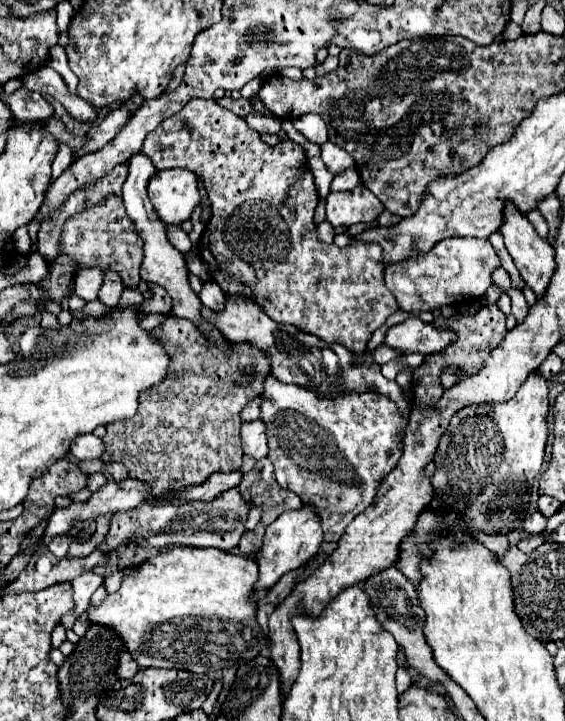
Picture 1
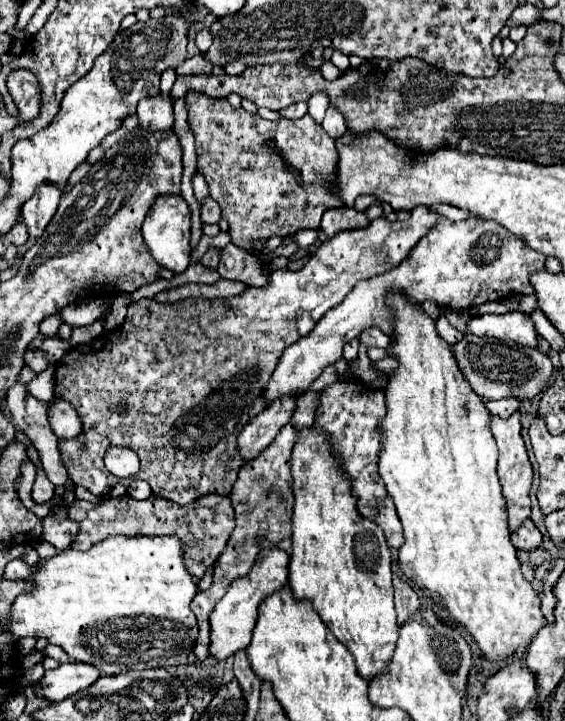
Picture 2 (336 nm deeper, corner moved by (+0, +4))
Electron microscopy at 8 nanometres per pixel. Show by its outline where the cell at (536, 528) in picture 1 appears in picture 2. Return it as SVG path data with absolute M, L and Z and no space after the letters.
M527 518L517 530L511 532L511 542L517 550L523 552L533 552L541 546L541 532L537 530L537 526Z

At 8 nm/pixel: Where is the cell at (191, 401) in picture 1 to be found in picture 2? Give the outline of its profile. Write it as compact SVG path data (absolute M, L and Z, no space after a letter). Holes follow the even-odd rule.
M417 206L409 220L407 222L389 222L385 218L375 218L367 228L359 228L359 230L347 230L347 232L339 232L335 234L333 238L329 238L327 242L321 242L319 250L315 252L315 256L311 256L307 260L307 264L293 272L293 270L287 270L287 268L279 268L275 270L267 284L265 286L247 286L245 292L241 292L239 296L231 296L231 298L215 298L215 300L207 300L207 298L187 298L187 300L179 300L179 302L173 302L173 304L159 304L151 298L143 298L135 304L129 306L127 310L127 318L125 322L115 328L115 330L107 330L103 332L99 338L95 338L95 342L89 342L87 346L75 346L71 348L57 364L55 364L55 396L61 396L65 400L69 400L77 412L79 412L79 418L83 422L83 430L79 434L79 438L73 438L73 440L59 440L59 450L61 450L61 456L63 456L63 462L67 466L67 472L71 474L73 482L77 486L83 486L87 488L89 492L97 494L97 496L103 496L103 494L109 494L109 490L117 484L117 478L111 474L111 472L105 472L105 464L103 464L103 456L107 452L107 448L113 444L113 446L125 446L125 448L131 448L139 460L141 460L141 470L137 474L137 478L145 480L151 484L153 488L153 494L155 496L161 496L161 498L167 498L179 506L187 504L187 502L193 502L205 494L221 494L221 496L229 496L231 492L231 486L237 478L237 472L243 464L243 458L239 456L239 450L237 450L237 436L239 432L243 430L243 426L247 424L249 420L249 406L251 402L261 394L261 390L265 390L283 350L297 342L299 338L307 336L313 328L315 328L315 322L319 322L319 318L323 318L323 314L335 306L339 306L339 302L343 302L343 298L353 290L353 286L359 282L359 280L369 280L377 274L383 274L387 272L389 268L393 266L399 266L409 250L431 230L431 226L435 226L437 220L431 220L431 212L427 212L425 206ZM119 402L125 402L127 404L127 410L121 412L119 410Z

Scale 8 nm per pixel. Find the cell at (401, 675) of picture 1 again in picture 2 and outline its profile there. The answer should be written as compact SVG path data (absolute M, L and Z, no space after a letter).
M399 574L393 576L393 586L395 586L395 610L397 610L397 620L405 622L405 616L417 612L419 602L415 602L417 592L409 582L405 582Z

